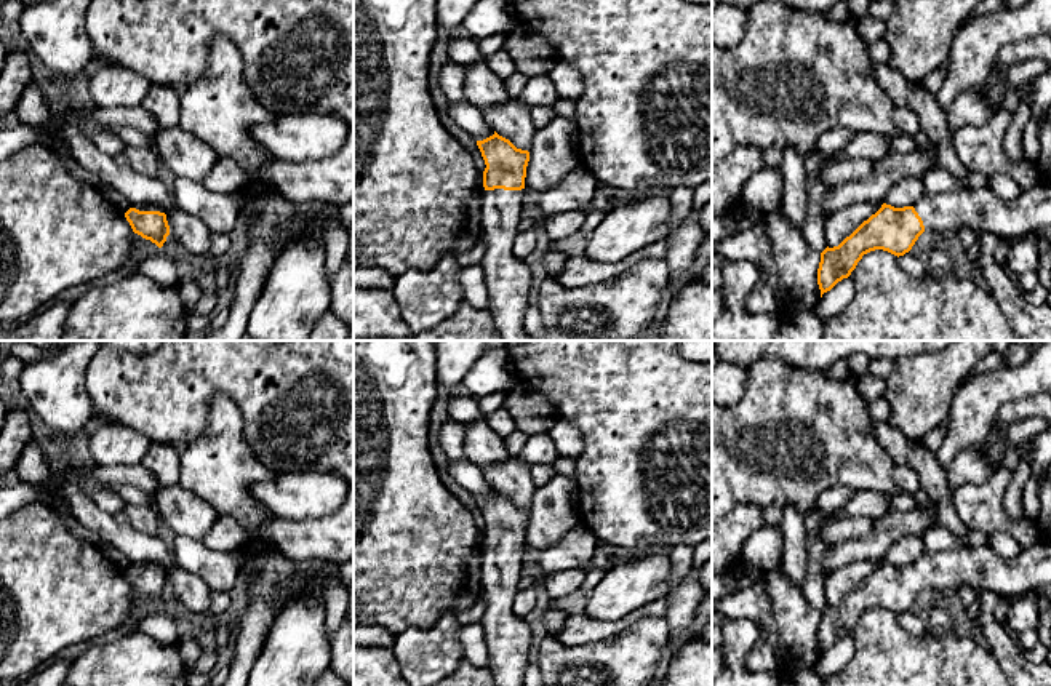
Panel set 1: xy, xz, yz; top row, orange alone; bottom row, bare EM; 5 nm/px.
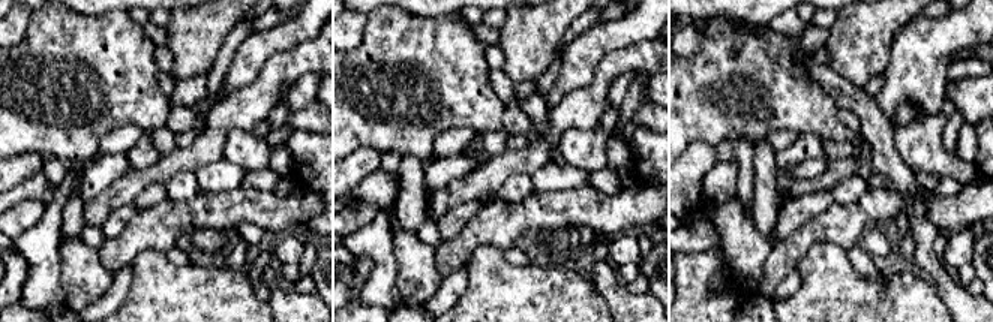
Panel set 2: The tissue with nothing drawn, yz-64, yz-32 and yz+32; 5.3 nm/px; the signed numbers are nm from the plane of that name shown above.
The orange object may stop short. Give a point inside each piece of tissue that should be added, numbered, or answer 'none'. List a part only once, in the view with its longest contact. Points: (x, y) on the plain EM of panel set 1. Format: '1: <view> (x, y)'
1: xz (507, 635)

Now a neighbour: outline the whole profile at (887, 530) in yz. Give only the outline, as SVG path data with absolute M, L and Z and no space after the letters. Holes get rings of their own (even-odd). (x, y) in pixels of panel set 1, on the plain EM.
M921 501L913 510L881 515L873 518L872 531L857 539L841 540L827 548L822 569L824 574L840 569L854 561L883 560L886 552L905 536L926 534L934 523L934 505Z

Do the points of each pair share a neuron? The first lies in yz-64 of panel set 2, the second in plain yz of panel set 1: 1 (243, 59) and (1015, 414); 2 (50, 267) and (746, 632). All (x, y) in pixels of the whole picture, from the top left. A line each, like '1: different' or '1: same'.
1: different
2: different

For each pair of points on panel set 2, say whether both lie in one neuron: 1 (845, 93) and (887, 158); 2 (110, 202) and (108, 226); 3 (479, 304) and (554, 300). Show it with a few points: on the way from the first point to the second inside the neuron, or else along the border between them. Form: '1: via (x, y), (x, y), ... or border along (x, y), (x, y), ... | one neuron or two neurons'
1: via (861, 110), (879, 132), (881, 141) | one neuron
2: border along (131, 202), (116, 208), (101, 226) | two neurons
3: via (497, 304), (527, 304), (536, 300) | one neuron

